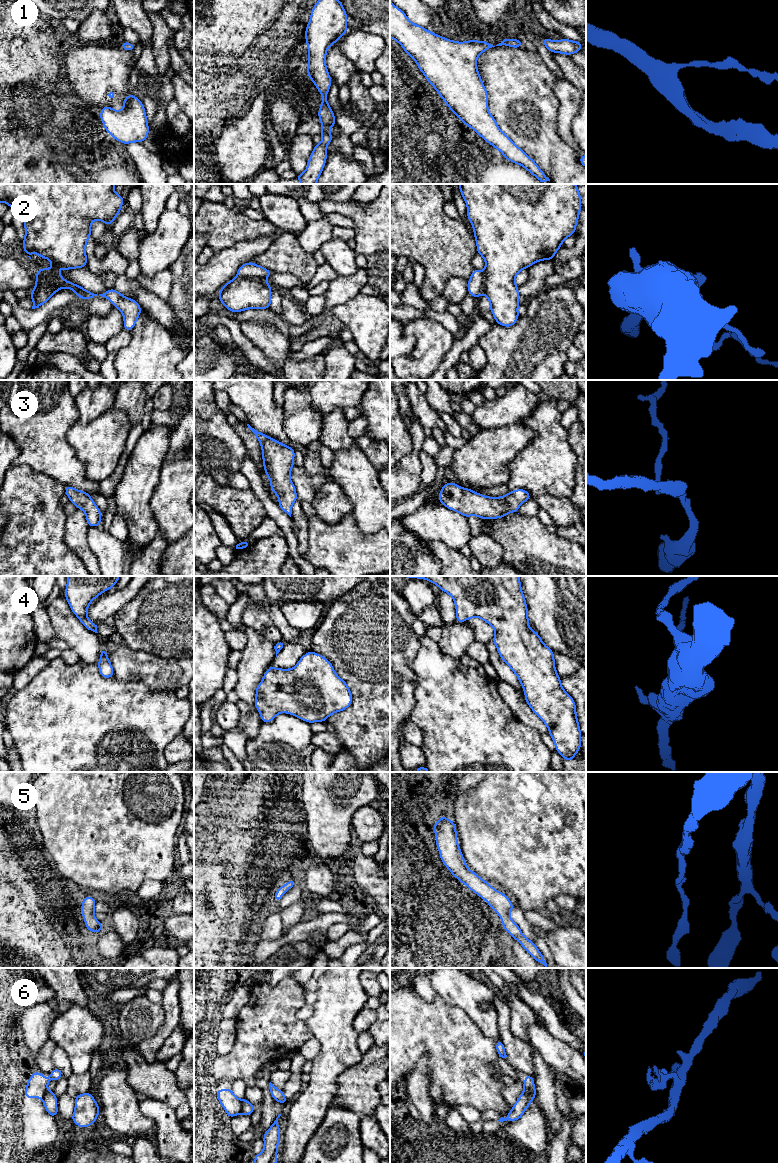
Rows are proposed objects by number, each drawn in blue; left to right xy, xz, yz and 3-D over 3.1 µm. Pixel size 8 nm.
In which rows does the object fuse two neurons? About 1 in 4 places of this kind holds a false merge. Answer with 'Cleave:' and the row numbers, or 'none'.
Cleave: 2, 6

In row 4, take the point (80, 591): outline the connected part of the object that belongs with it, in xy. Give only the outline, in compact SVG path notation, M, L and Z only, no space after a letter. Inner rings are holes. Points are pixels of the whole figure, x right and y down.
M67 576L65 598L86 629L98 633L97 625L87 618L88 606L101 593L111 589L119 578L120 576Z

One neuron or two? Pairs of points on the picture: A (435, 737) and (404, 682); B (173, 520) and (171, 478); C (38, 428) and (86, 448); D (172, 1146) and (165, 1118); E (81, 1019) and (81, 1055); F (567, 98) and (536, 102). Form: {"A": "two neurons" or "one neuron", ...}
{"A": "two neurons", "B": "one neuron", "C": "two neurons", "D": "one neuron", "E": "one neuron", "F": "two neurons"}

